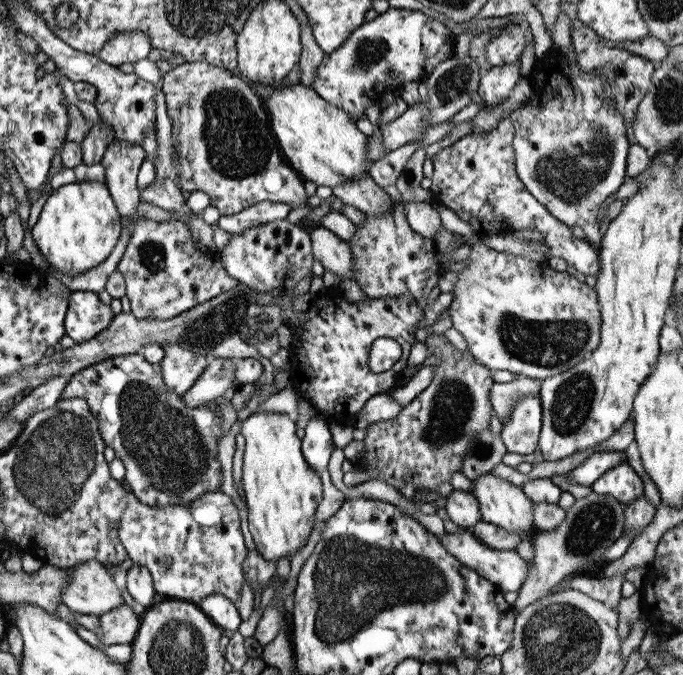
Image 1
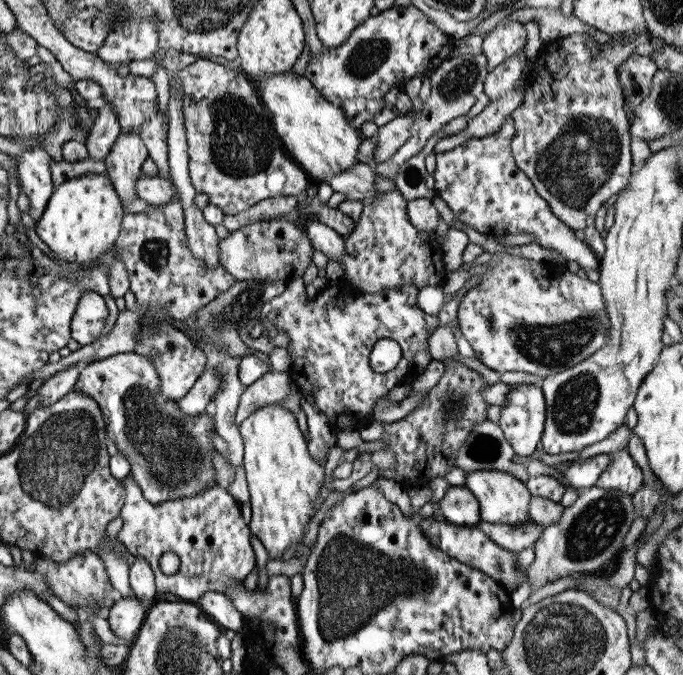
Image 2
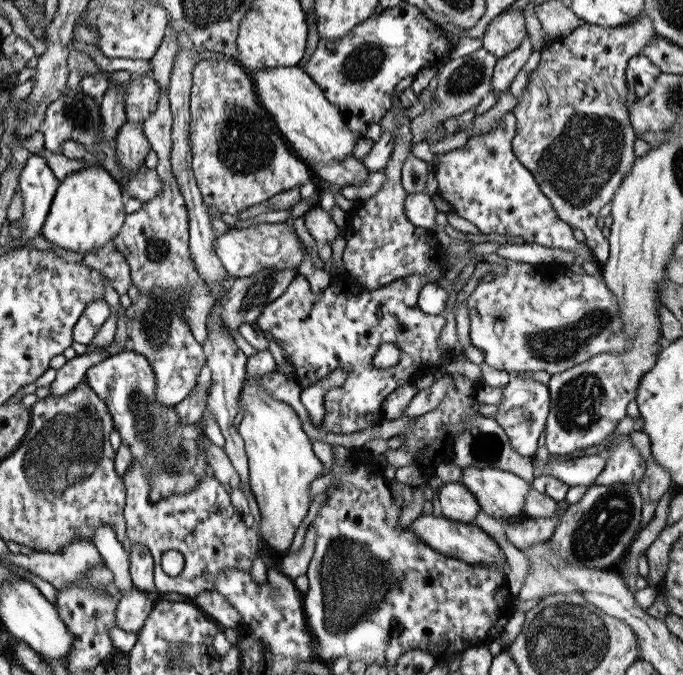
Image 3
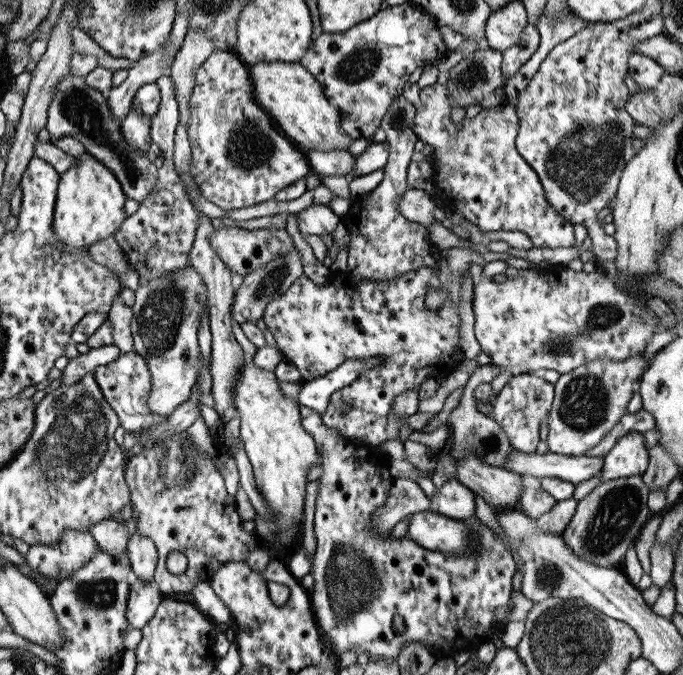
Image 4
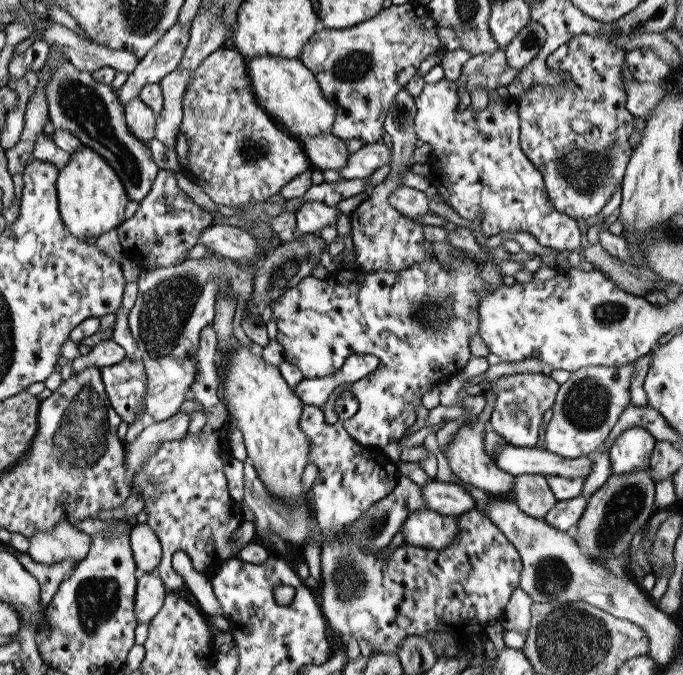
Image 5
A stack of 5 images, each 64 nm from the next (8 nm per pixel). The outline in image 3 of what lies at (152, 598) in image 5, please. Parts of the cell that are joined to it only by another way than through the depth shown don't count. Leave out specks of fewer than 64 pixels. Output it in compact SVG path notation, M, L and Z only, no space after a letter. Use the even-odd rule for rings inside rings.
M102 524L93 532L92 544L106 566L113 572L113 581L131 581L129 574L129 556L115 537L115 531L109 524ZM135 585L127 588L115 608L115 626L136 633L149 616L156 599L151 599L149 592L135 588Z

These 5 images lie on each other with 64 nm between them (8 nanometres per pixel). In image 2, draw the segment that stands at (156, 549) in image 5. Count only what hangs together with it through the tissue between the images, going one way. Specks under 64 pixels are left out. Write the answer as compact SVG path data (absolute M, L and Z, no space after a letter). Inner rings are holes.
M135 558L128 566L128 582L132 596L137 597L145 608L149 609L156 602L154 587L154 574L151 567L143 558Z

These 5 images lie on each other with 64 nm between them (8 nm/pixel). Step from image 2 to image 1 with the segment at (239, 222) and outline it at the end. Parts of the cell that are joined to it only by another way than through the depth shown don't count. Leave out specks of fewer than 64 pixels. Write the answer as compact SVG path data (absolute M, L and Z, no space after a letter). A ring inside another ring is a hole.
M259 201L239 213L221 215L216 224L211 224L211 228L219 227L231 235L237 234L247 228L285 219L291 210L292 208L283 202Z

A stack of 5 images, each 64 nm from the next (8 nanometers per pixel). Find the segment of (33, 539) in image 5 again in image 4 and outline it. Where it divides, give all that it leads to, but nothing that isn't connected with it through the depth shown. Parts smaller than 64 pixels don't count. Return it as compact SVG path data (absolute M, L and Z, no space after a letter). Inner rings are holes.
M65 529L54 544L29 546L24 556L33 572L59 582L83 567L92 558L95 546L89 532Z

